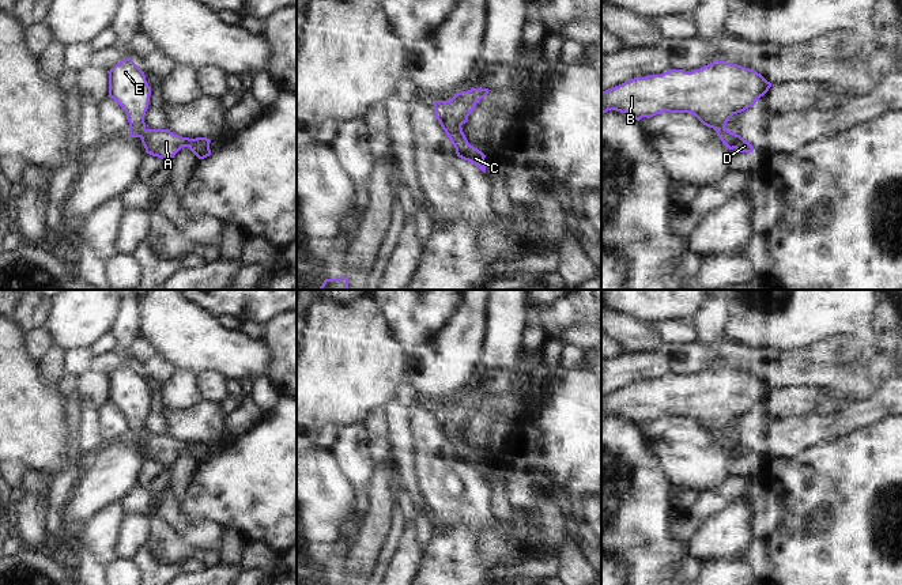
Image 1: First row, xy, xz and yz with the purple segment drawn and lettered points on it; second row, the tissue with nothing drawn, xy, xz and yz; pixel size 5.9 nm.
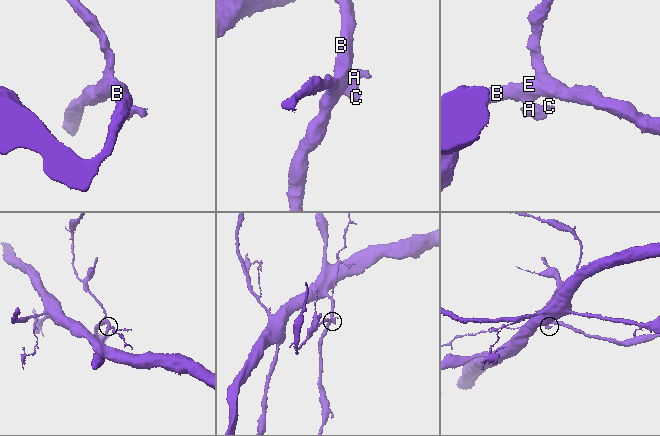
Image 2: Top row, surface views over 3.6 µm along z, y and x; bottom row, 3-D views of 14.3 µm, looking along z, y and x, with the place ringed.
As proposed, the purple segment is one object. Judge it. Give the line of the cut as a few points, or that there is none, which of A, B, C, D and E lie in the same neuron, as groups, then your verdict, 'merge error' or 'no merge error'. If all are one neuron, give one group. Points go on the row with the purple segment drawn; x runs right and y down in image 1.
no cut | A B C D E | no merge error

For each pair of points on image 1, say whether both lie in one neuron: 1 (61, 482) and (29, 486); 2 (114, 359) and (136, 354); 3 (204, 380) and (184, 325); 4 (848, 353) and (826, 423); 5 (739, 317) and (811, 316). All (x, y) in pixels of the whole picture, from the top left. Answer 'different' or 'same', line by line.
1: different
2: different
3: different
4: different
5: same

